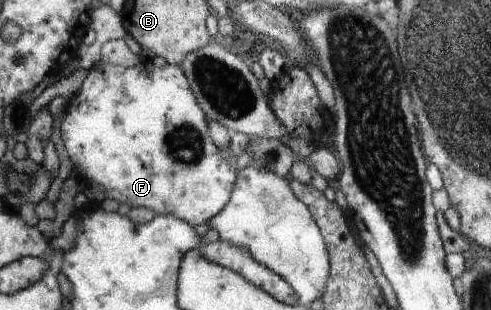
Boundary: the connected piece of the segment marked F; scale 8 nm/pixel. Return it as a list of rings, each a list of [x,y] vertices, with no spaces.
[[[100,60],[89,71],[86,78],[84,78],[82,87],[75,94],[72,94],[69,99],[65,100],[65,115],[62,118],[60,128],[61,144],[64,144],[64,148],[68,152],[68,158],[74,164],[74,170],[78,168],[76,171],[82,182],[88,184],[94,181],[102,186],[105,198],[114,199],[119,204],[126,203],[130,208],[147,208],[152,210],[155,215],[168,216],[168,214],[172,214],[172,216],[188,222],[193,227],[198,226],[198,224],[204,224],[210,218],[216,216],[230,200],[237,176],[236,158],[226,159],[224,152],[216,148],[216,145],[212,142],[207,118],[202,113],[202,110],[200,110],[200,106],[198,106],[190,86],[188,86],[188,80],[186,80],[181,66],[167,64],[166,66],[159,67],[154,65],[150,60],[144,60],[140,64],[136,64],[136,66],[124,67],[111,65]]]

